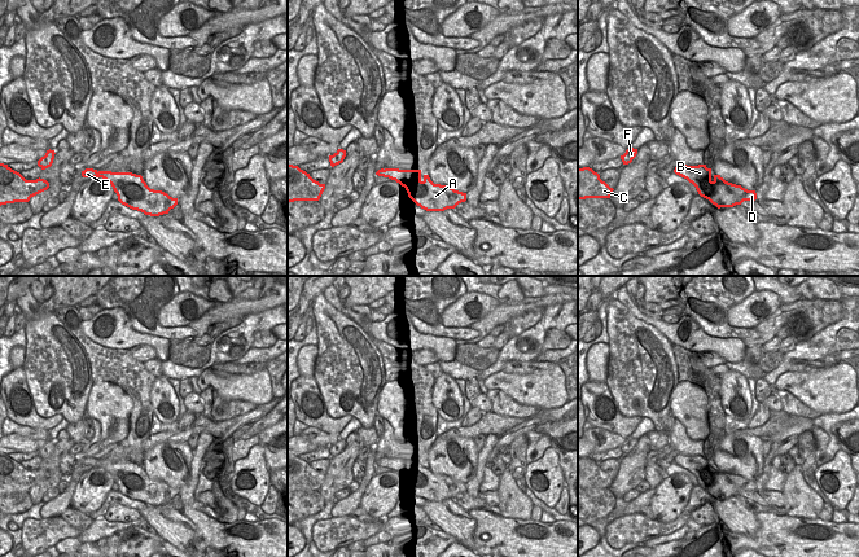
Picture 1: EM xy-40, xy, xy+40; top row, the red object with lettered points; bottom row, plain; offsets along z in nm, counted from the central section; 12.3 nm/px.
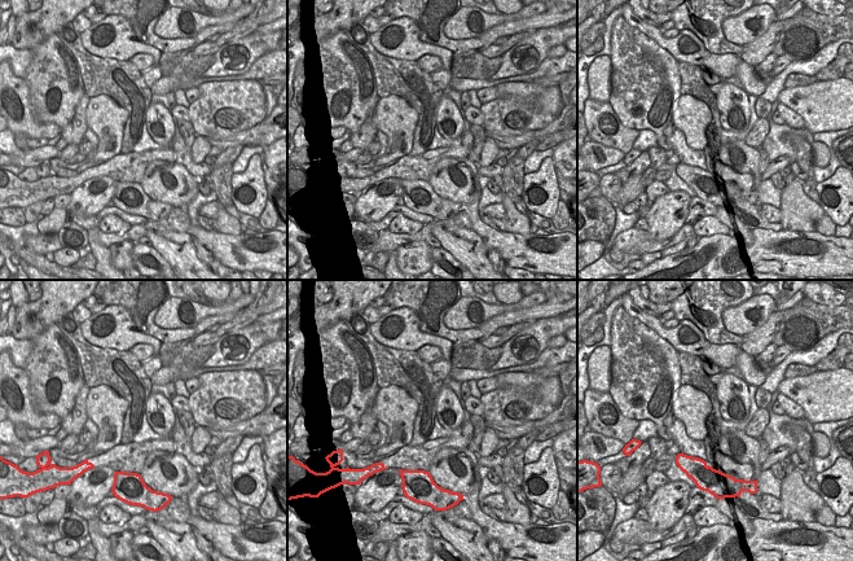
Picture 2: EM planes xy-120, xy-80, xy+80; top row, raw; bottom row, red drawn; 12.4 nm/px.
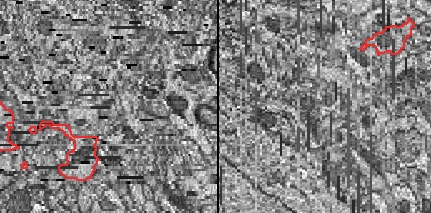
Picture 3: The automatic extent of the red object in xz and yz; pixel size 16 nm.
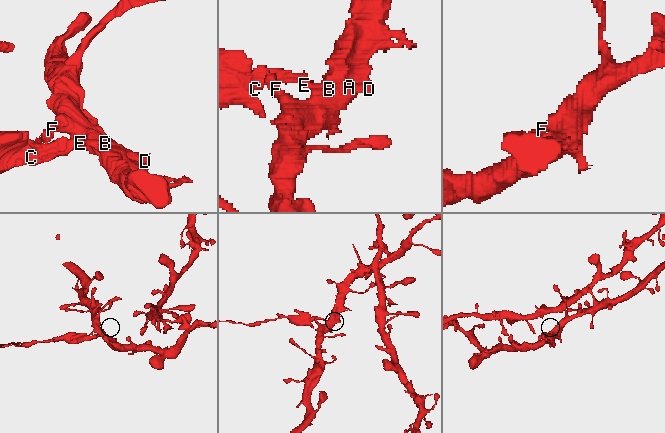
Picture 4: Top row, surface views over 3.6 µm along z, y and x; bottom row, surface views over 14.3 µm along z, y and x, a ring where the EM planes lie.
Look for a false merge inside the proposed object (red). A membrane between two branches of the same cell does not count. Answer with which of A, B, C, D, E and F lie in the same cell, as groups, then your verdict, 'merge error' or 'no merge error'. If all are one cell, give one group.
groups A B D F / C E; merge error

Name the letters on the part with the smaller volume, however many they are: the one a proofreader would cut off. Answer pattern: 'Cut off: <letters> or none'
Cut off: C, E

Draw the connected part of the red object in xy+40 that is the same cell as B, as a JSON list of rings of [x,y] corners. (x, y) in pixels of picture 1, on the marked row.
[[[678,163],[675,170],[679,176],[692,183],[698,194],[709,199],[718,209],[733,207],[744,201],[755,201],[755,190],[748,190],[741,185],[726,181],[720,175],[711,175],[711,168],[706,165],[687,166]]]

